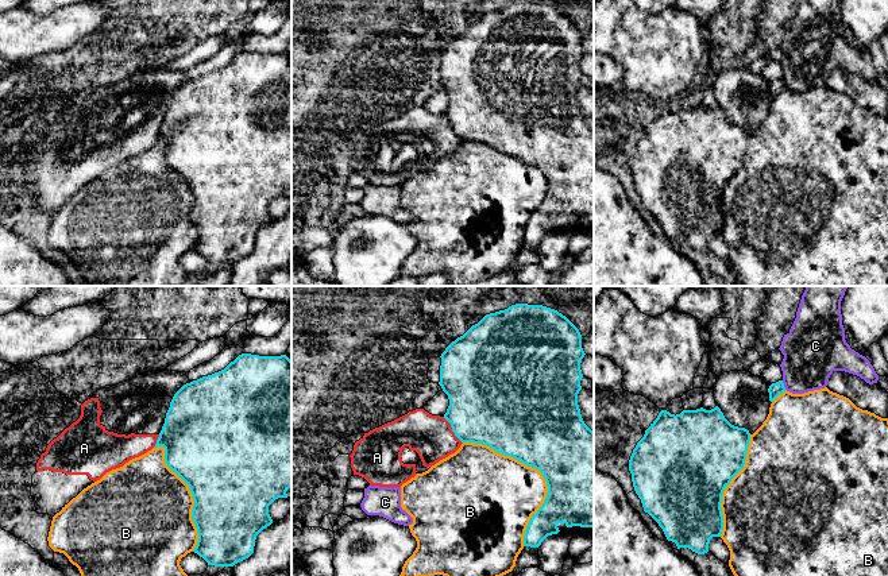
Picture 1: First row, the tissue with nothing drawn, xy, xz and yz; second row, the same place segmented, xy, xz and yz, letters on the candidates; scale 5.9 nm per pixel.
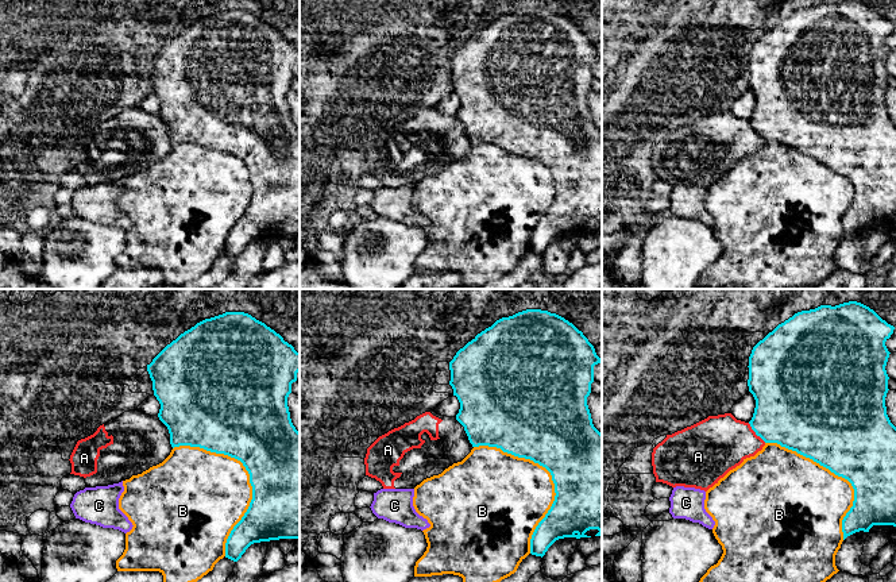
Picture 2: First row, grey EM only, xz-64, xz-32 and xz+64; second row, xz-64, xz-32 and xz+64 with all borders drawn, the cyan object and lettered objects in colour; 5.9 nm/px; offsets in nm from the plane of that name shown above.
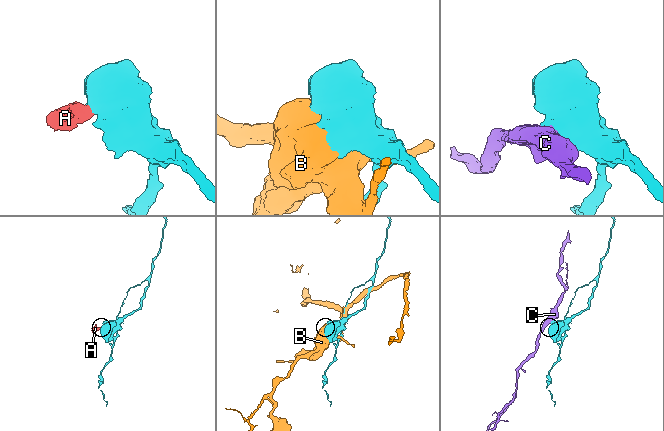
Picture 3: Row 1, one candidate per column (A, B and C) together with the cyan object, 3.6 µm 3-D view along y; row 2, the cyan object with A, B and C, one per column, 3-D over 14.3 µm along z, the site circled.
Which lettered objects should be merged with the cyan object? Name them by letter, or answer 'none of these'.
none of these

